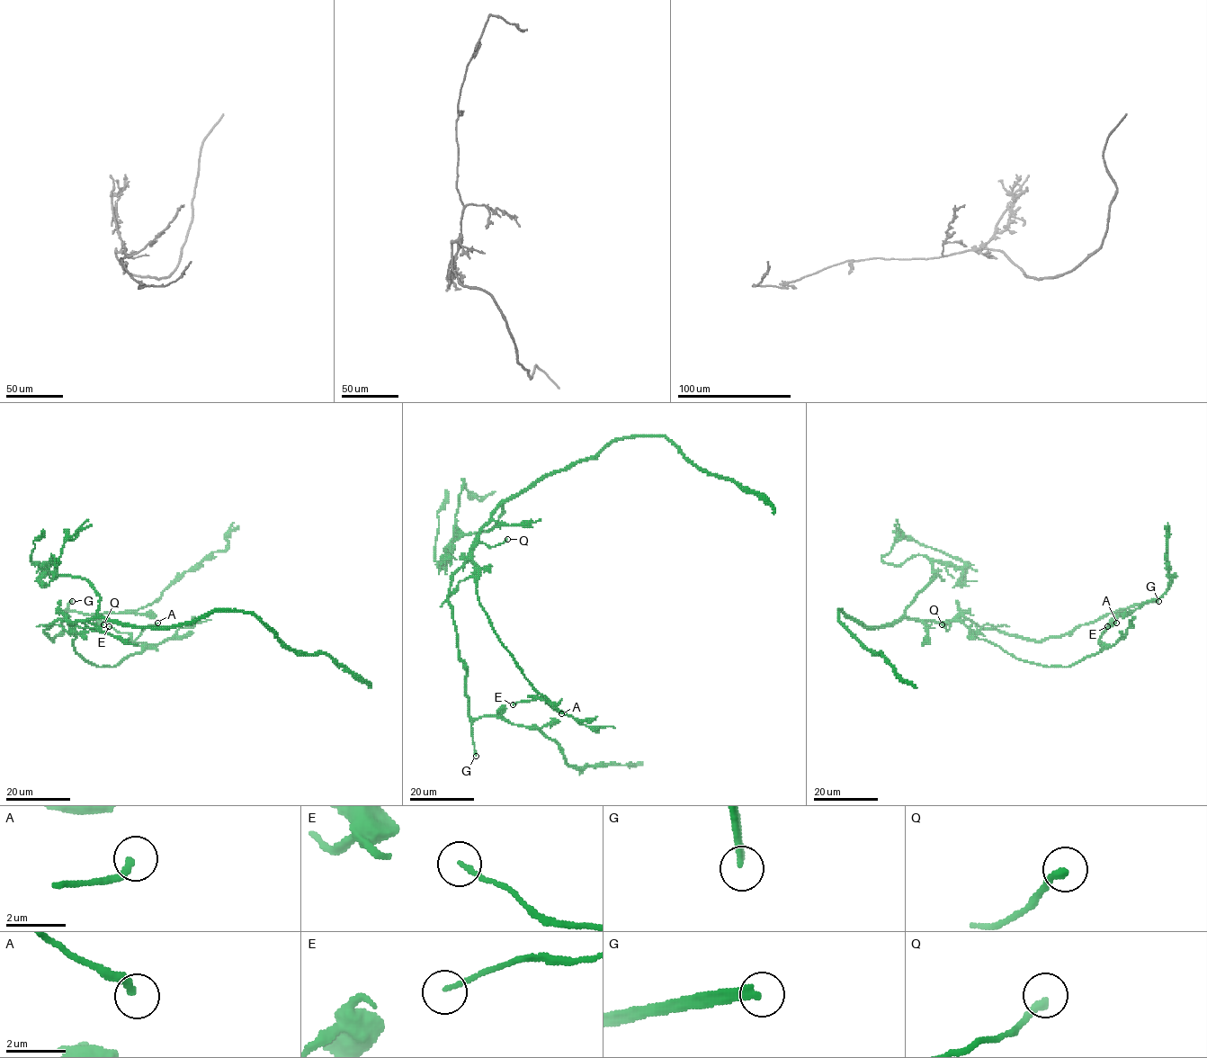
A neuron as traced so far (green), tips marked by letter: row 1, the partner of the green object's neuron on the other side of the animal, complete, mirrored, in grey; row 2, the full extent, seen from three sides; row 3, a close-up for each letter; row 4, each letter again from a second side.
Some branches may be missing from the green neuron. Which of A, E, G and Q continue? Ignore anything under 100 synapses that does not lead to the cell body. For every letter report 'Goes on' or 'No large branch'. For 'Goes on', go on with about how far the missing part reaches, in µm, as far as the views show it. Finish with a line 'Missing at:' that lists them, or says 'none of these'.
A: No large branch
E: No large branch
G: Goes on. Missing length about 160 µm
Q: No large branch
Missing at: G

